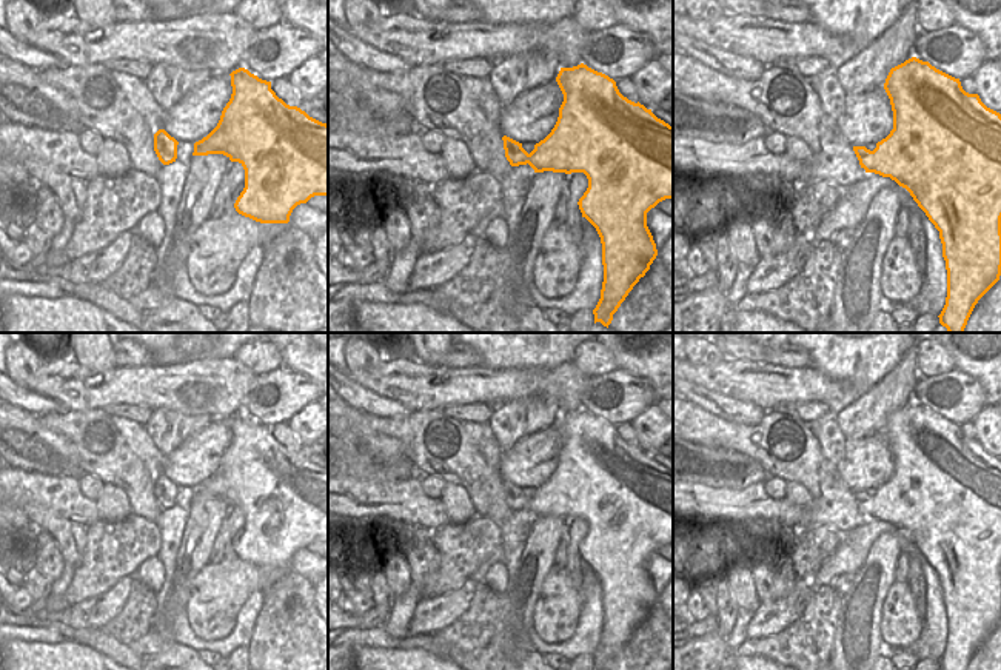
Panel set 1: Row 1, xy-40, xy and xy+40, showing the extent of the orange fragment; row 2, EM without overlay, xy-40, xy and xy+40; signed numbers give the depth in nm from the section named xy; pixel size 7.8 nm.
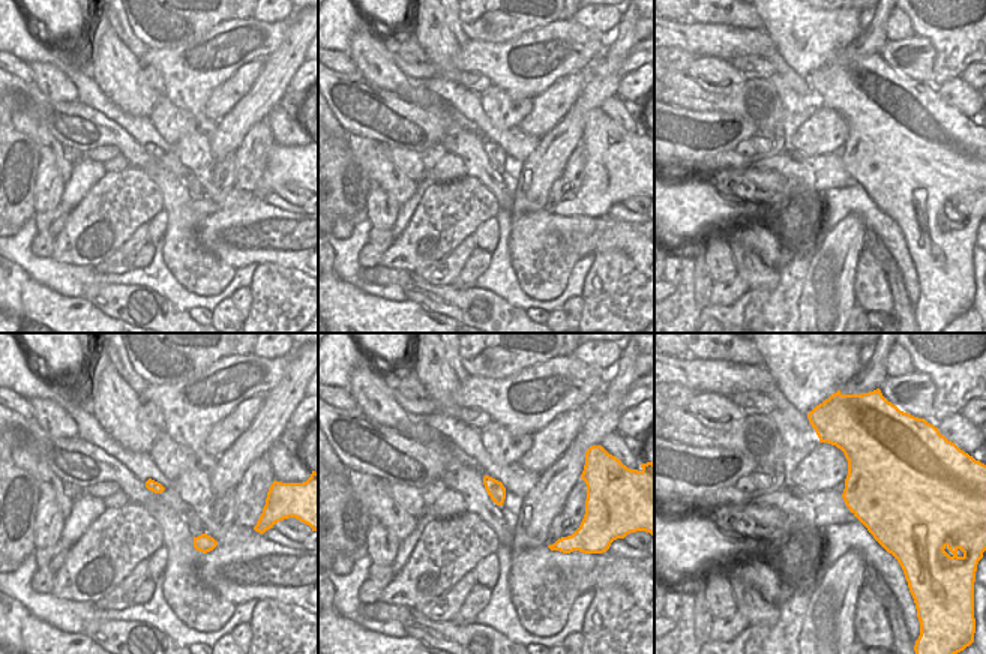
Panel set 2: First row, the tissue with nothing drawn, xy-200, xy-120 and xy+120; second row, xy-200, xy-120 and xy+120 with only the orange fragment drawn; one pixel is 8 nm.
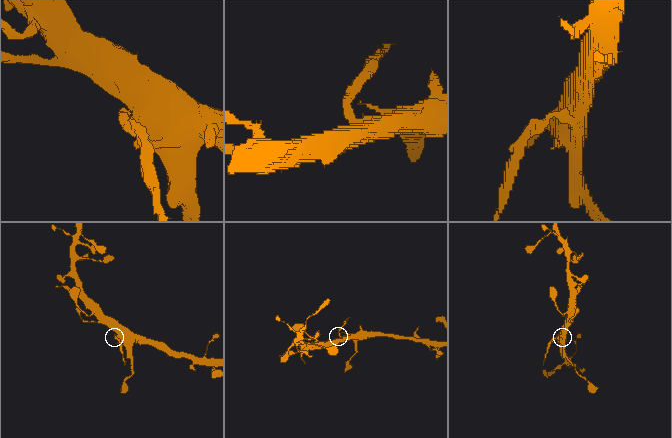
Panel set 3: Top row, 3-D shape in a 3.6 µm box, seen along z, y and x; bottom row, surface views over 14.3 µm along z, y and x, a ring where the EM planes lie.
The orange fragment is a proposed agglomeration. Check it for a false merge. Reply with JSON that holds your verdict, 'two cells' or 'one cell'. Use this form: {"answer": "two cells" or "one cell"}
{"answer": "two cells"}

